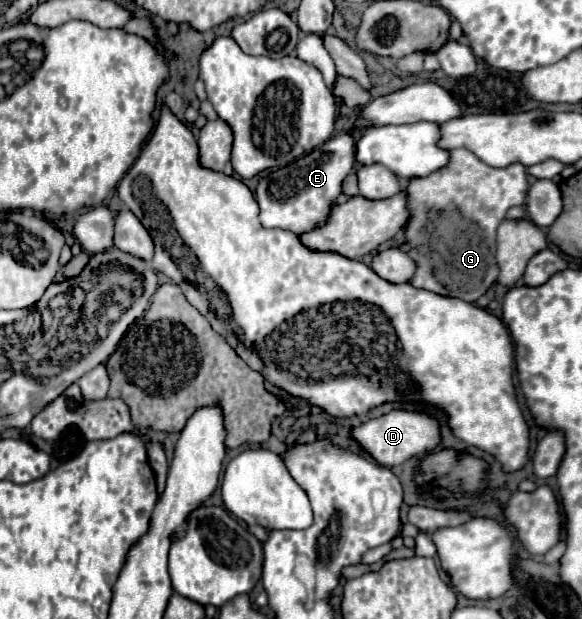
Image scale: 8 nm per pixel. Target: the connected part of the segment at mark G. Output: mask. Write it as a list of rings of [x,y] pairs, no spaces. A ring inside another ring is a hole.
[[[459,148],[451,150],[449,168],[441,172],[433,172],[433,176],[411,178],[405,198],[409,210],[409,222],[405,226],[407,254],[415,262],[417,270],[409,280],[411,286],[435,292],[439,296],[461,298],[465,302],[475,302],[483,296],[489,286],[497,280],[499,268],[495,262],[495,230],[499,222],[505,218],[507,210],[517,204],[525,204],[527,196],[527,172],[523,164],[511,164],[507,168],[493,168],[481,162],[473,152]]]

